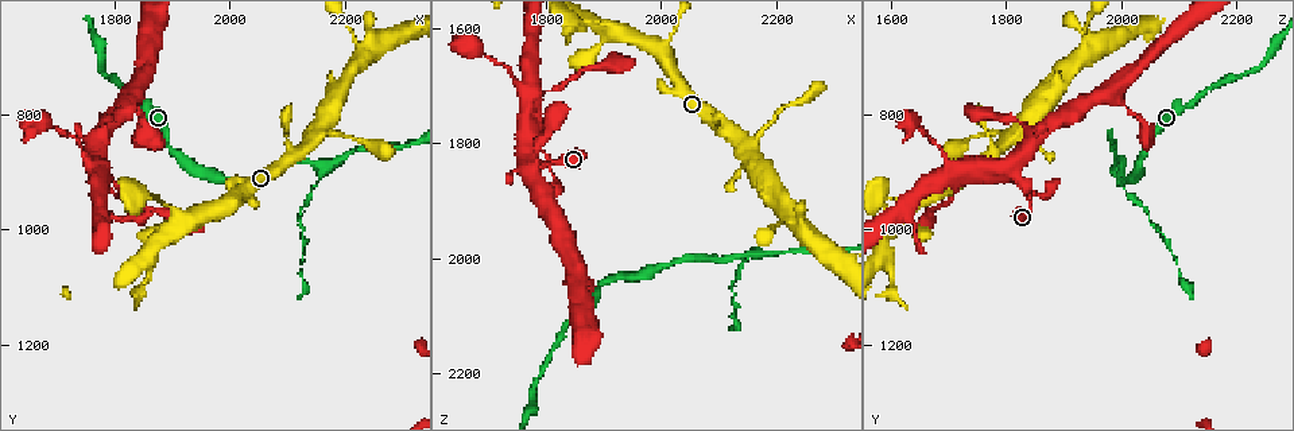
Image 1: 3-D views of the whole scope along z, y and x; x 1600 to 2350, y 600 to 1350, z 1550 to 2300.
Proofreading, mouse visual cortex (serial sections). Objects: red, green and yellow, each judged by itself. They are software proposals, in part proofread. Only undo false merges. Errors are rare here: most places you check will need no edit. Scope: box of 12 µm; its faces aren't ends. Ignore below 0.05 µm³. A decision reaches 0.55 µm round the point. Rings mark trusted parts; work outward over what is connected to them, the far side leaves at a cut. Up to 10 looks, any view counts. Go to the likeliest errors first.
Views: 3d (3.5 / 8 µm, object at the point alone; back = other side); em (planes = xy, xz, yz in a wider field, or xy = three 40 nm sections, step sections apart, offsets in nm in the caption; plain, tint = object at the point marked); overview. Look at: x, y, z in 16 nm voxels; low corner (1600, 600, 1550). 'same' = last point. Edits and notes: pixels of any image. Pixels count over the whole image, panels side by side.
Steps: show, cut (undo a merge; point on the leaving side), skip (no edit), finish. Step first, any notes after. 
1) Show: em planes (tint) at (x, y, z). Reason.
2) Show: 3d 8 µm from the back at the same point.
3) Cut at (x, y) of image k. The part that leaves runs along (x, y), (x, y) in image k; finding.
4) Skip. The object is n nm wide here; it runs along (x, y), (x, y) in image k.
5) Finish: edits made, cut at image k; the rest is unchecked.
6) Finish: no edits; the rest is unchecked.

Show: 3d 3.5 µm at (2160, 890, 1995). Sharp bend.

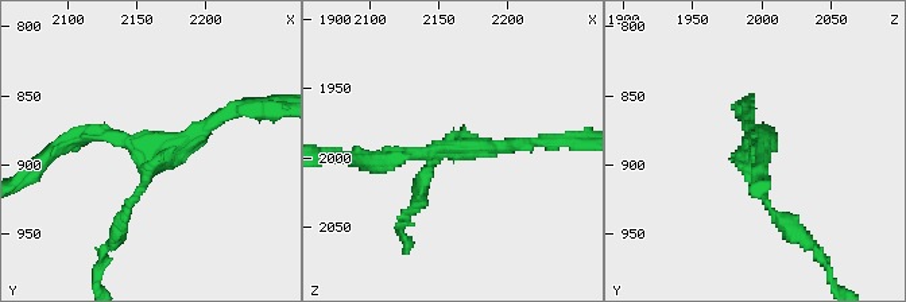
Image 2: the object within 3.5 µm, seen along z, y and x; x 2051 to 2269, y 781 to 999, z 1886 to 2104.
Show: em xy step 3 (tint) at (2154, 890, 1994). 3 arms meet here; the arms are 100, 150, 200 nm wide.

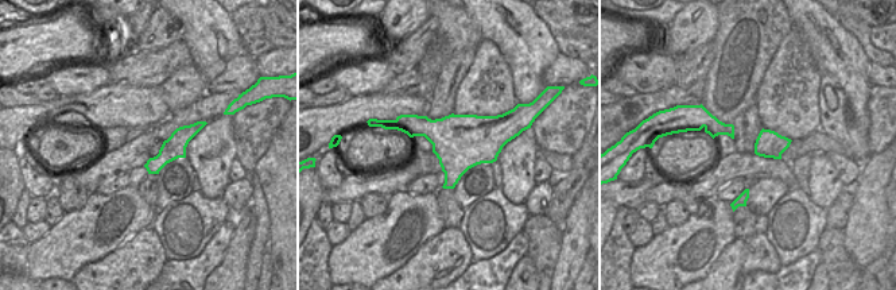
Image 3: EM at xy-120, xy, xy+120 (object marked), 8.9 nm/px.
Skip. It runs along (200, 124), (151, 170) in image 3; continuous, no second cell.

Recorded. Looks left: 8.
Show: em xy step 2 (tint) at (2225, 675, 1935). Looks like a crossing.

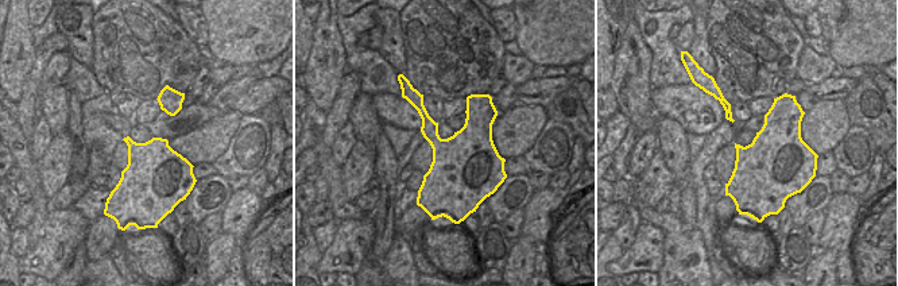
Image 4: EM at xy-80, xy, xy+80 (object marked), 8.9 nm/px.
Show: 3d 3.5 µm at the same point. See where the arms go.

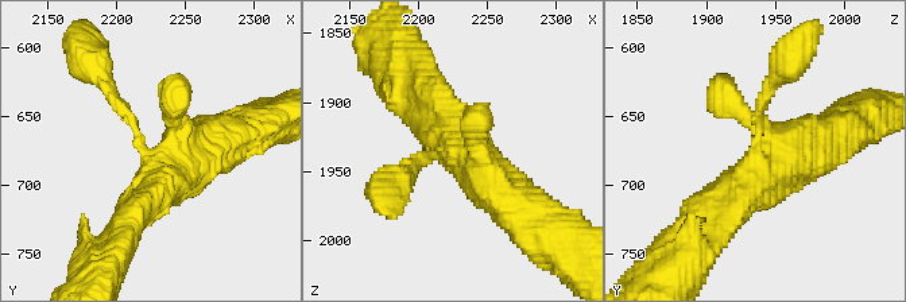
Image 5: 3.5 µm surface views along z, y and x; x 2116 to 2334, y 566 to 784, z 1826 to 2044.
Skip. The arms are 100, 250, 400, 600 nm wide; it runs along (425, 91), (519, 210) in image 5; one cell here.

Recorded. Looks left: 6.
Show: 3d 3.5 µm at (1905, 1000, 1600). A narrow waist.

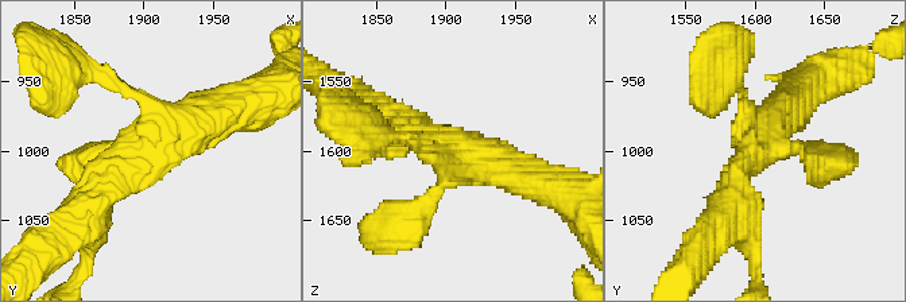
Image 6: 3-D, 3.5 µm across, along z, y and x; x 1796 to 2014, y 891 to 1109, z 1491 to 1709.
Show: em xy step 3 (tint) at (1904, 1002, 1602). 4 arms meet here; the arms are 100, 250, 350, 500 nm wide.

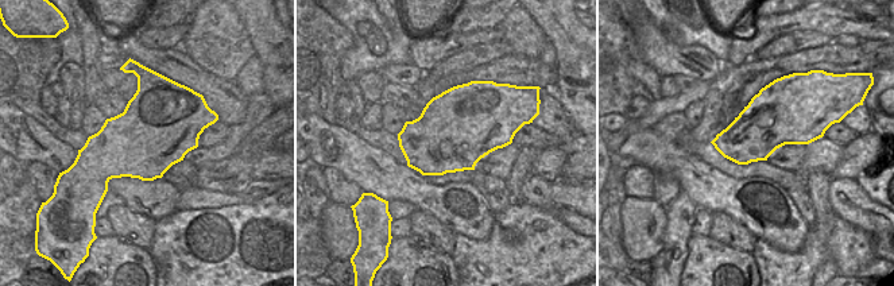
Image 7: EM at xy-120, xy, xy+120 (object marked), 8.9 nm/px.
Show: em planes (tint) at the same point.

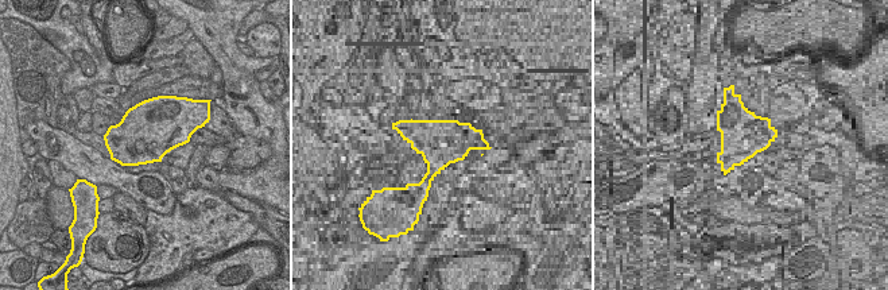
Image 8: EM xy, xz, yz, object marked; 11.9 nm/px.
Skip. It runs along (246, 101), (130, 155), (100, 189) in image 6; continuous, no second cell.

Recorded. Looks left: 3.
Show: 3d 3.5 µm from the back at (1850, 1090, 1600). Thin neck.

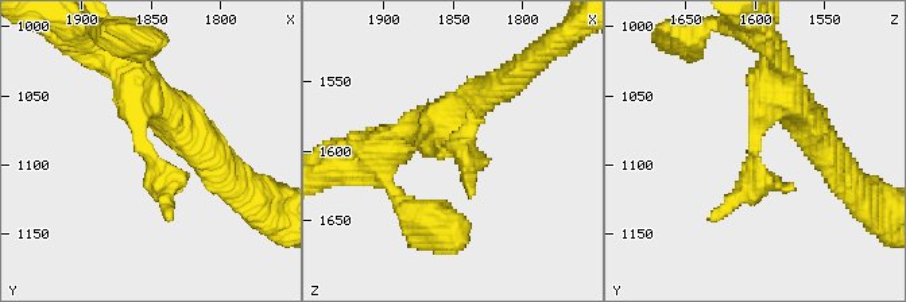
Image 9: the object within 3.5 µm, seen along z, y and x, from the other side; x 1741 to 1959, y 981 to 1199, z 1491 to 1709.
Show: em xy step 3 (tint) at (1848, 1098, 1600).

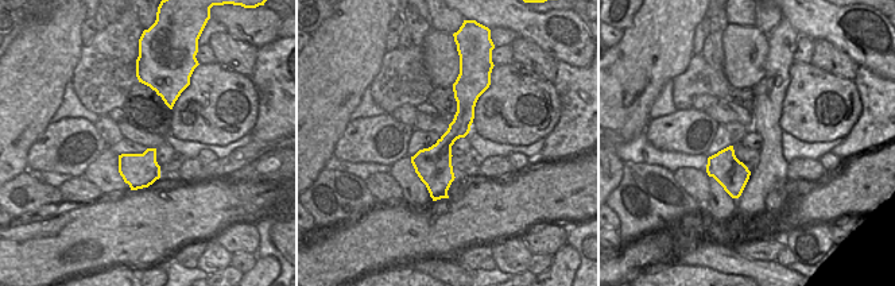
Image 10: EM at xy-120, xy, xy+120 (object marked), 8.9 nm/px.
Skip. It runs along (456, 87), (463, 122), (437, 158), (436, 196) in image 10; one cell here.

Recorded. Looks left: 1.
Finish: no edits; the rest is unchecked.

